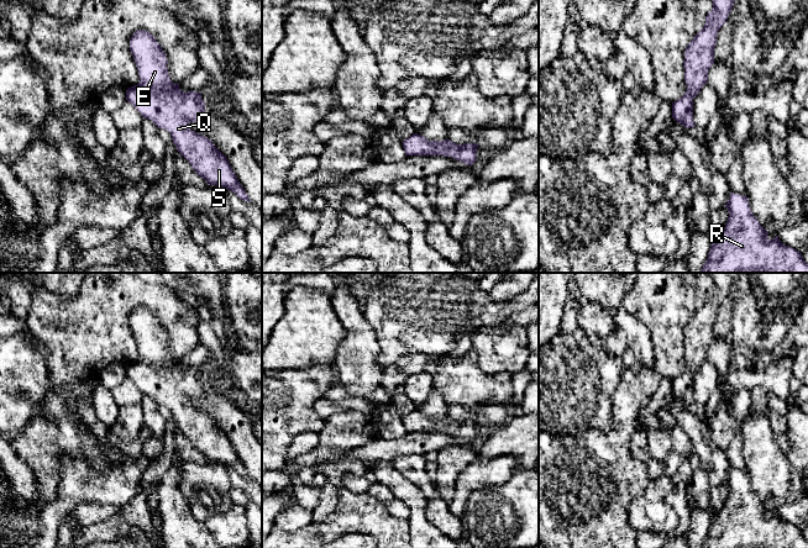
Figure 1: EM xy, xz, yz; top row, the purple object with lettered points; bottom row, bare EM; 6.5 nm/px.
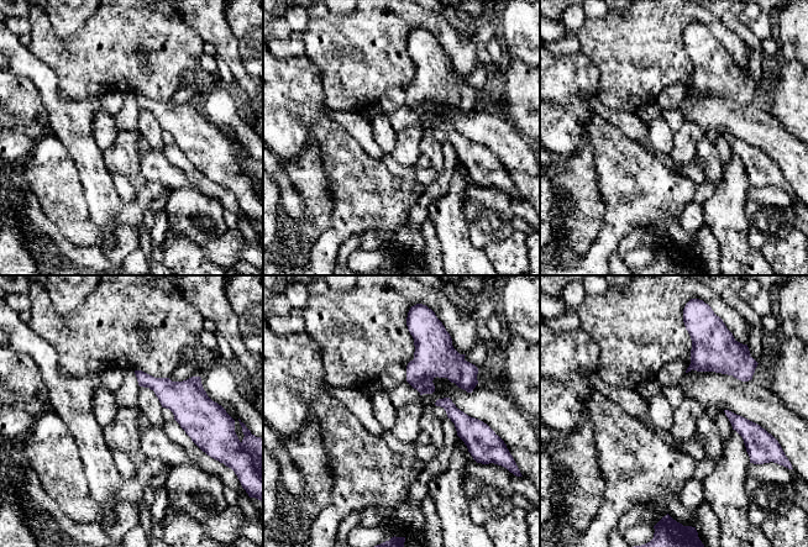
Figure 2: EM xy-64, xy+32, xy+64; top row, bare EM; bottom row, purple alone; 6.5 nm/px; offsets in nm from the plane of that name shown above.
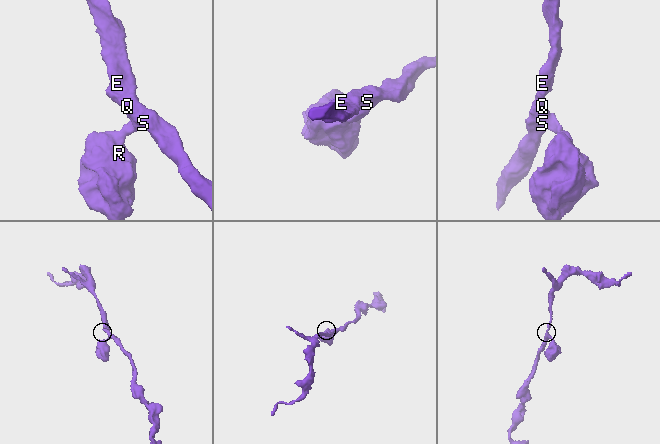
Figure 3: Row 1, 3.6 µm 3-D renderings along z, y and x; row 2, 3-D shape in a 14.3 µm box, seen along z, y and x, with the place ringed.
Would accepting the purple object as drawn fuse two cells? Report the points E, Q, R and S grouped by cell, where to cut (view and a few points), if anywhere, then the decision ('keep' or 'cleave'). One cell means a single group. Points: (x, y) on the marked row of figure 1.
E Q R S | no cut | keep

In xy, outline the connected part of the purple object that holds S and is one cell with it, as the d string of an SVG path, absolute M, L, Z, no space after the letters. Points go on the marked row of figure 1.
M136 31L130 39L130 51L140 81L126 90L126 100L143 118L170 133L177 151L209 185L231 190L241 200L251 202L227 158L208 137L189 128L190 122L205 114L201 93L184 93L170 80L167 56L149 32Z

